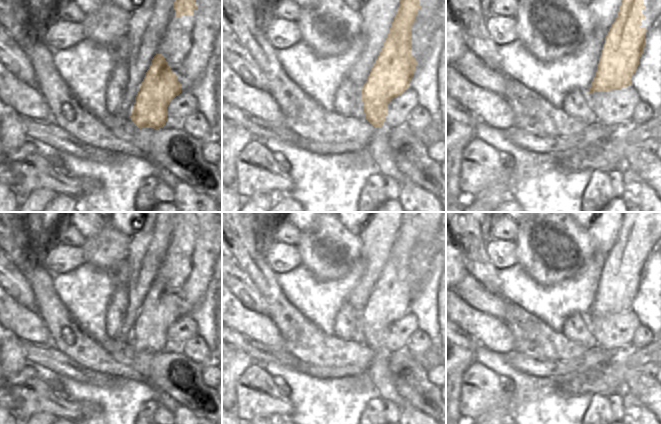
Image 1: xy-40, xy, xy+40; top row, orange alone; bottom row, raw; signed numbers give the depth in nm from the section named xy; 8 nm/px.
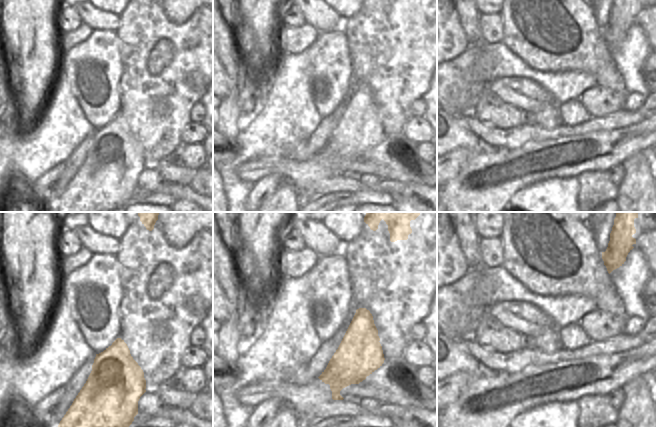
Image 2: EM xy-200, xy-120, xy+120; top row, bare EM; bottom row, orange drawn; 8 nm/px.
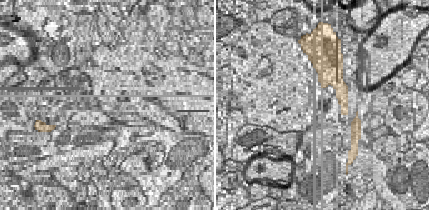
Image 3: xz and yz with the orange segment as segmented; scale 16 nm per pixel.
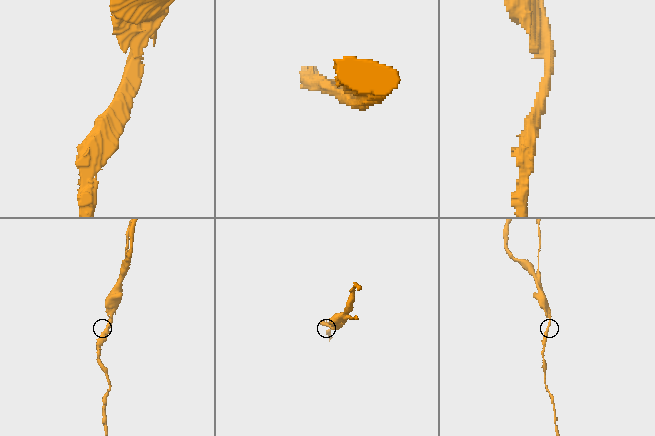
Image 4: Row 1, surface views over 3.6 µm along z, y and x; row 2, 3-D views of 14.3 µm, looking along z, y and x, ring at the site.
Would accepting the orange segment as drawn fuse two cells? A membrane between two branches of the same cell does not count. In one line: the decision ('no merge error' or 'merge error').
merge error

